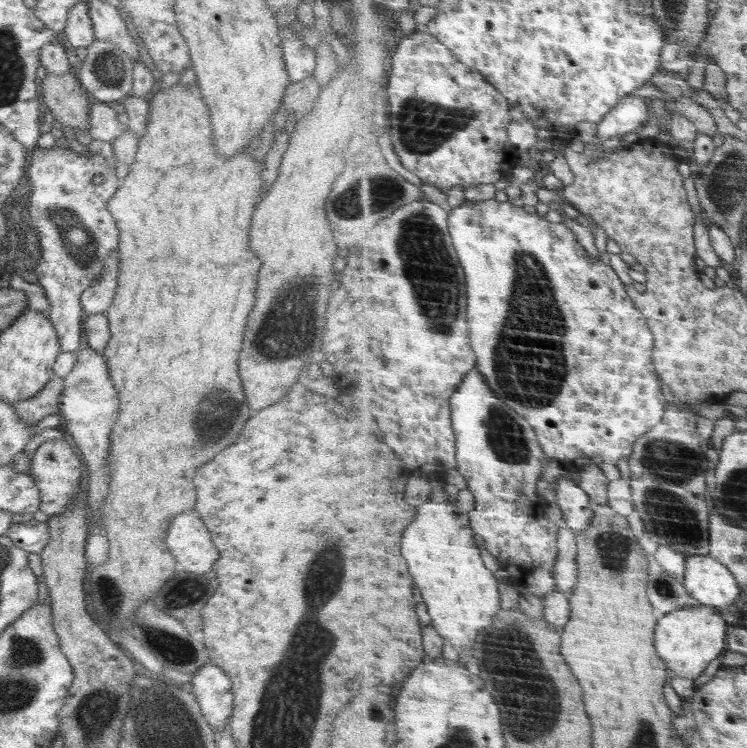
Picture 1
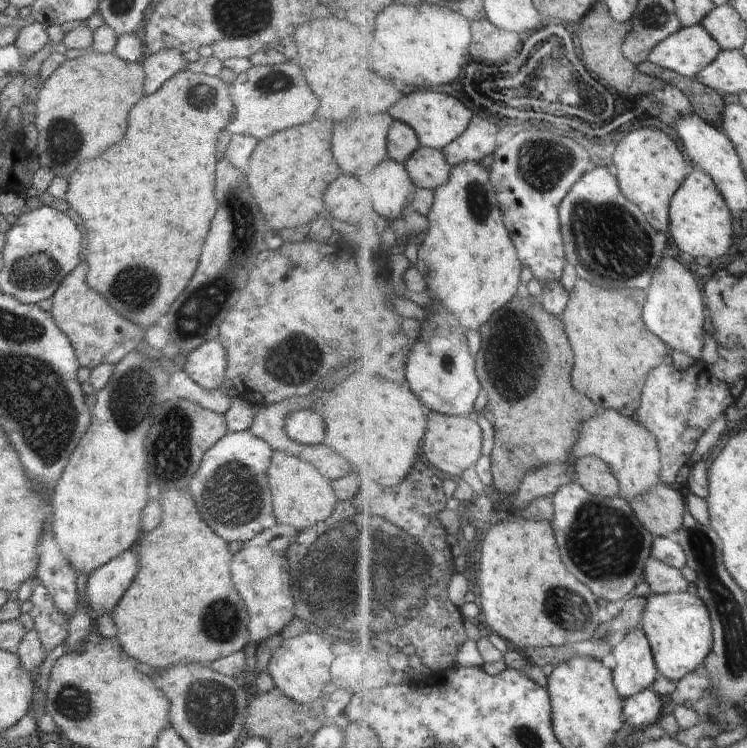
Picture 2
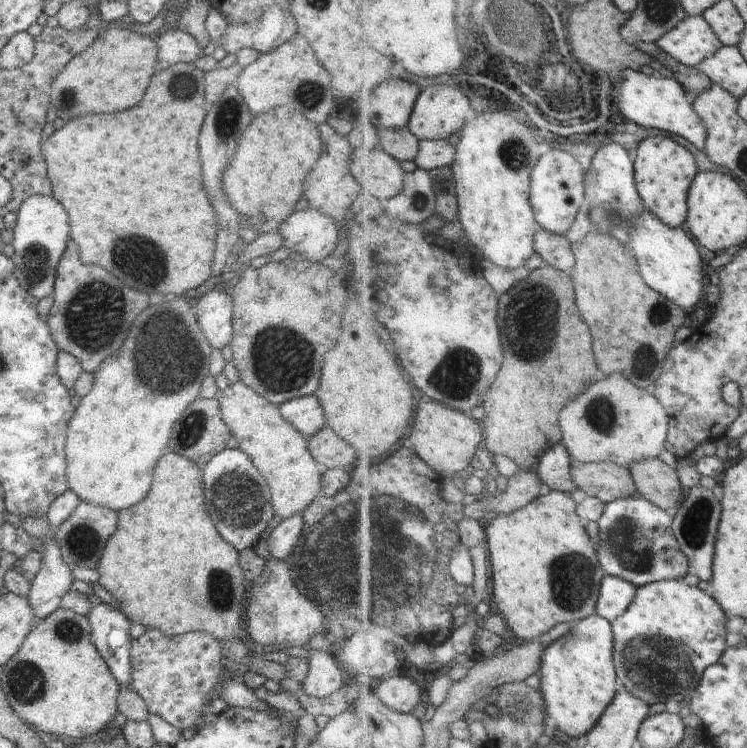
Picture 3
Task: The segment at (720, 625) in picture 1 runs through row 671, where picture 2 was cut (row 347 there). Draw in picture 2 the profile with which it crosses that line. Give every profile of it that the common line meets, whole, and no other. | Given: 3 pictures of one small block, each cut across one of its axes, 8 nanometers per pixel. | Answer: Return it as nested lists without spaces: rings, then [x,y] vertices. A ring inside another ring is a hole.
[[[667,255],[650,286],[650,302],[646,304],[646,324],[669,347],[680,350],[700,361],[706,346],[706,305],[694,274],[672,255]]]

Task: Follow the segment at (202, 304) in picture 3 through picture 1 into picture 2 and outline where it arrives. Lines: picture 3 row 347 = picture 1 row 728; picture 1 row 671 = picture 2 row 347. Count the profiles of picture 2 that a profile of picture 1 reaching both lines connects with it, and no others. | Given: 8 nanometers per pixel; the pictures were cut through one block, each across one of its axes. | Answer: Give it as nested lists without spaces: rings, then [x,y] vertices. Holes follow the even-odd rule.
[[[218,340],[204,342],[186,357],[187,363],[182,369],[200,388],[209,391],[222,385],[228,358]]]

